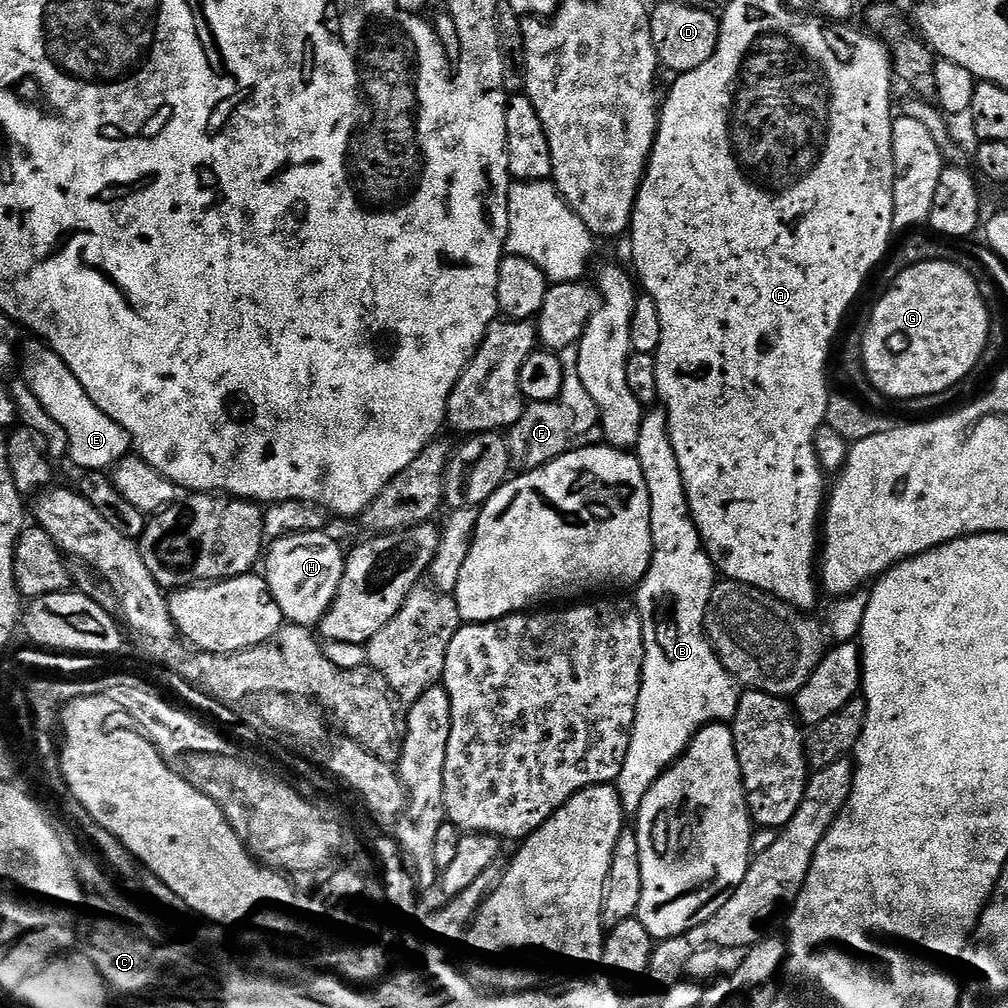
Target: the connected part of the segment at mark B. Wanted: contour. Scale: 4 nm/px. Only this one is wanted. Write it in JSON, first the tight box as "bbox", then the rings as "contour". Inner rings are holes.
{"bbox":[614,406,741,814],"contour":[[[652,406],[645,411],[634,454],[642,466],[646,490],[650,494],[652,561],[650,570],[634,592],[634,603],[644,627],[644,677],[640,683],[636,721],[632,727],[628,753],[620,767],[620,777],[614,781],[620,800],[624,803],[625,813],[628,814],[640,811],[642,798],[646,798],[650,786],[654,786],[656,779],[682,755],[690,741],[704,729],[704,725],[732,721],[741,694],[741,689],[722,666],[704,632],[704,615],[710,594],[718,583],[718,569],[709,558],[696,523],[692,521],[692,511],[682,482],[682,470],[678,466],[678,454],[674,454],[668,433],[668,412],[663,406]]]}

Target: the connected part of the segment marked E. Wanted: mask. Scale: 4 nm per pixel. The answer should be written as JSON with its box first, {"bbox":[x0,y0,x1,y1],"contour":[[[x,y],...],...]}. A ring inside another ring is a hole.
{"bbox":[22,338,133,472],"contour":[[[32,338],[29,341],[29,344],[25,348],[23,345],[22,348],[22,360],[24,356],[22,379],[30,386],[34,398],[38,398],[42,406],[46,406],[46,412],[50,414],[50,418],[54,418],[54,422],[58,422],[58,426],[66,430],[67,459],[73,460],[80,470],[89,472],[111,470],[122,463],[133,451],[130,434],[126,434],[126,430],[122,430],[122,426],[118,426],[114,418],[102,414],[102,410],[94,406],[90,394],[82,390],[82,382],[74,378],[70,366],[62,362],[62,358],[54,349],[49,348],[39,338]]]}

